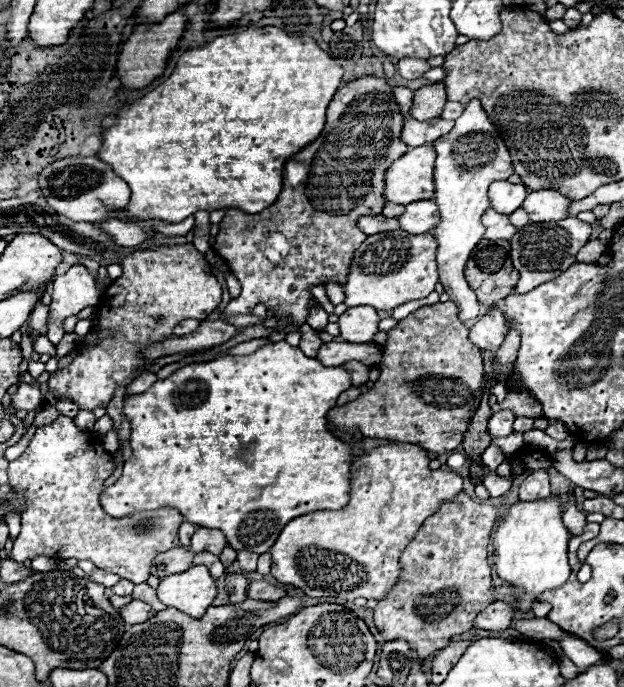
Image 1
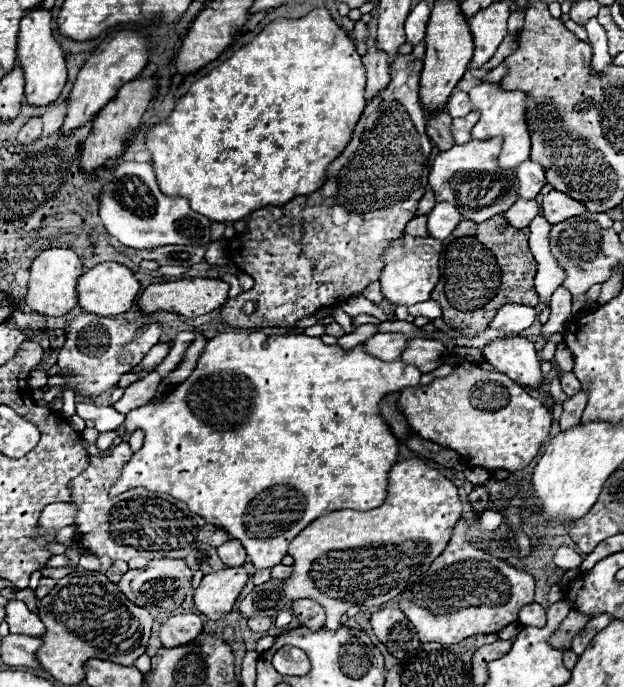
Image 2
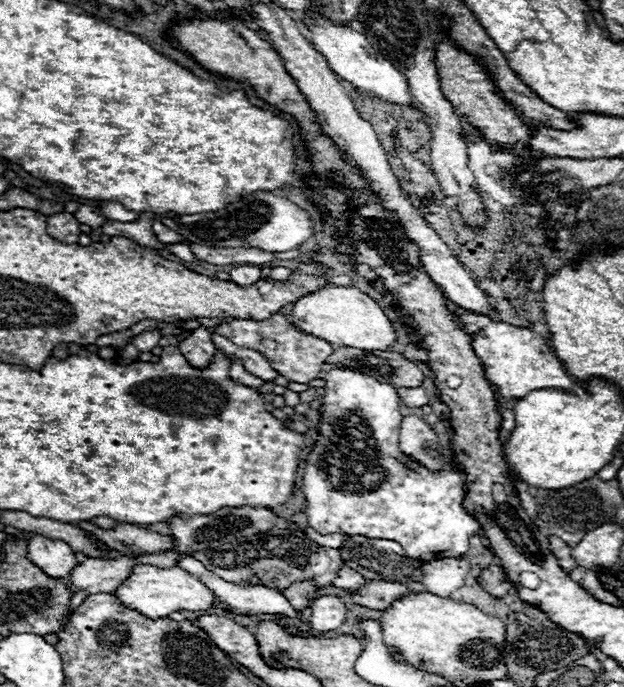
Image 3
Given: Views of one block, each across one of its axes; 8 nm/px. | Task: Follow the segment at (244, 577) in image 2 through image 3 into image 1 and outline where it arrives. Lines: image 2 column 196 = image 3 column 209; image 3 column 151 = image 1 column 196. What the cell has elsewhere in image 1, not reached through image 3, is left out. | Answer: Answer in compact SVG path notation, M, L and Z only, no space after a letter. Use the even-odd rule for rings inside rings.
M192 566L186 572L160 578L156 594L162 604L174 606L192 618L202 618L218 588L206 566Z

